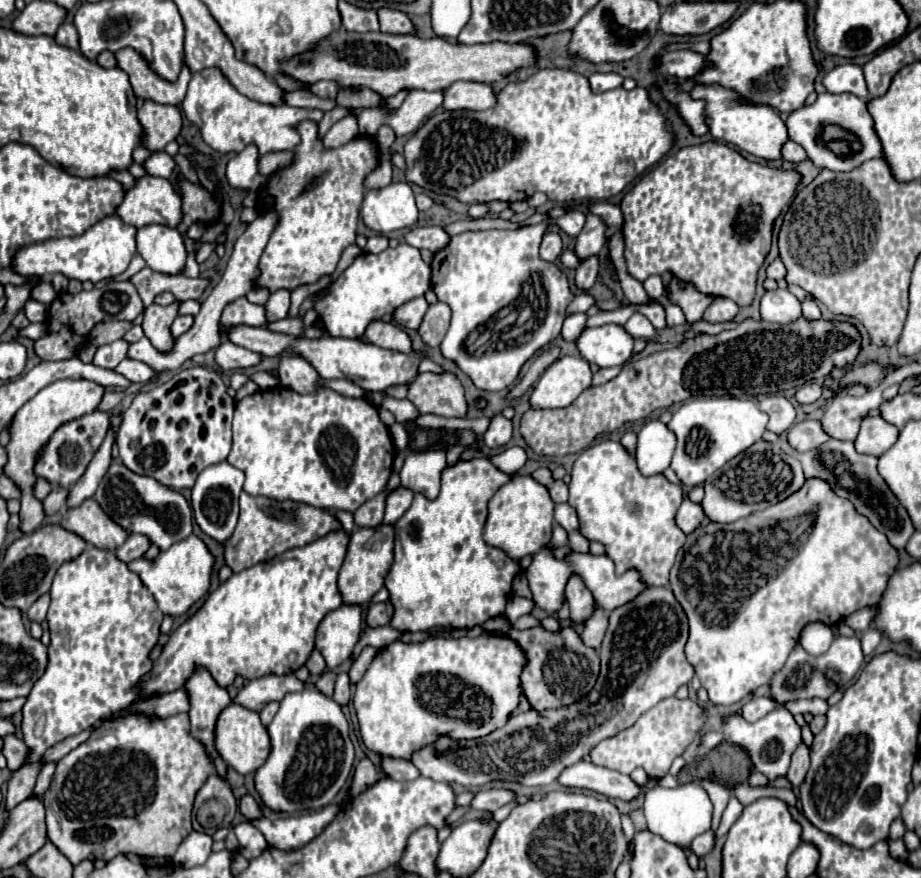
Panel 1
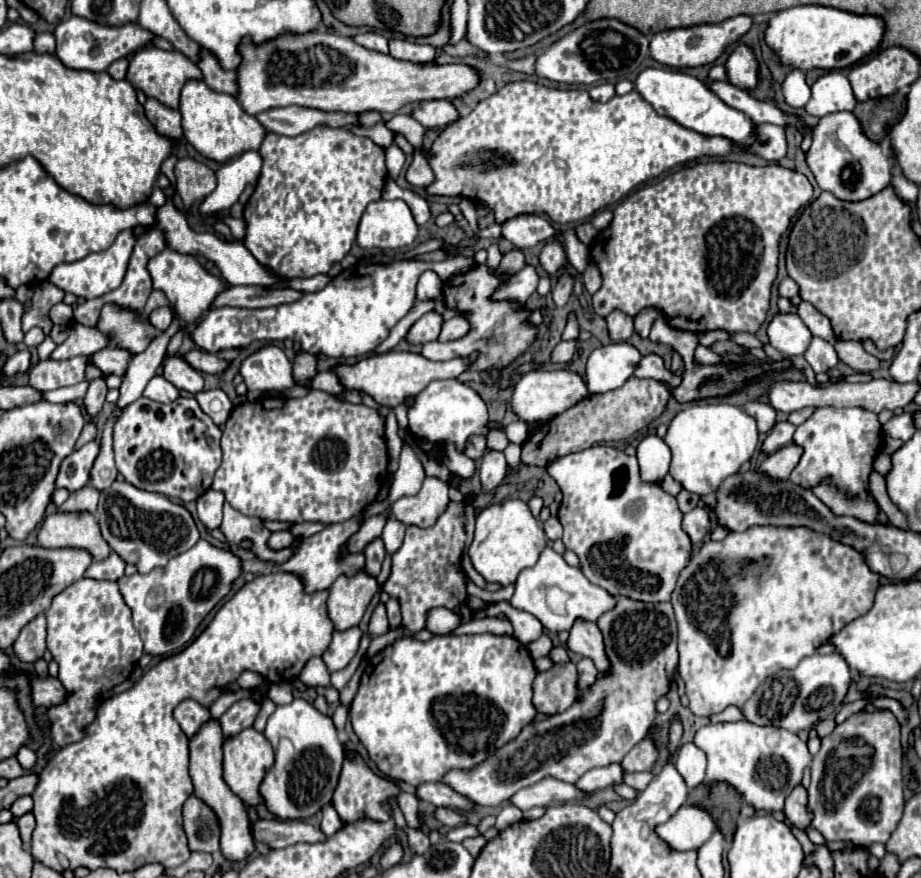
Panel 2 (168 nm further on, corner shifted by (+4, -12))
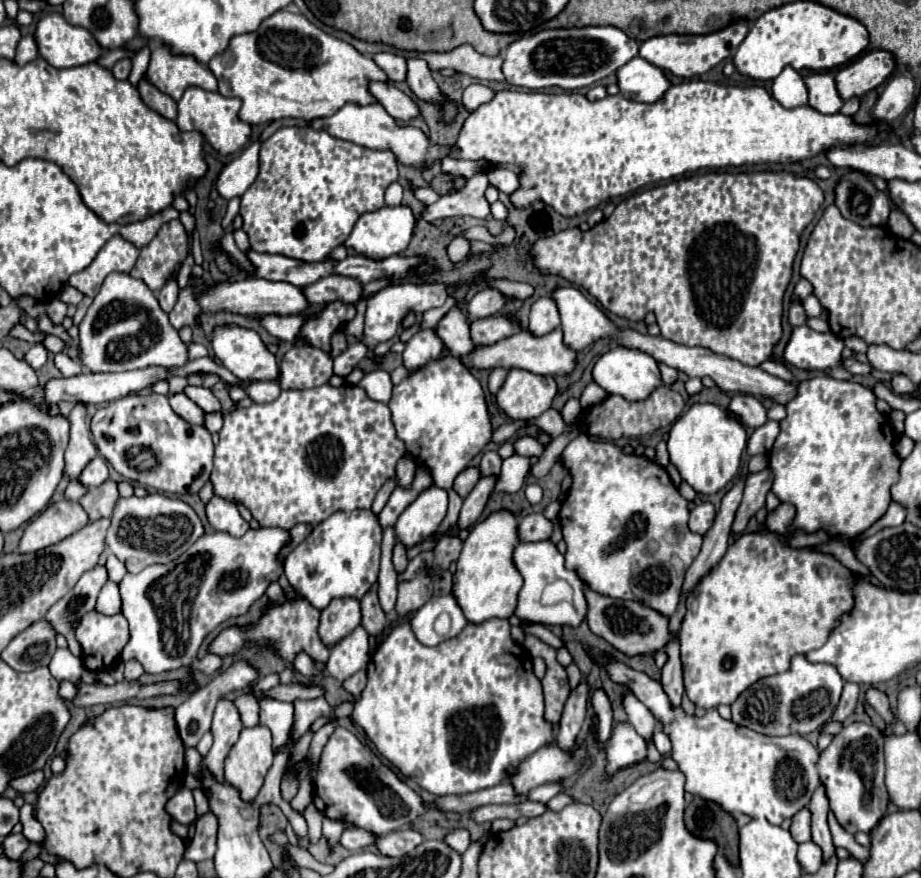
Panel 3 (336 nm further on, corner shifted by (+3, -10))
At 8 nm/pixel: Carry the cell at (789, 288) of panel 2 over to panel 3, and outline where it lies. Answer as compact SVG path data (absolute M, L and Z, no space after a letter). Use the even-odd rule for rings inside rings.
M801 278L801 280L795 284L795 288L793 288L793 296L797 296L799 300L805 300L811 292L813 292L813 286L811 286L811 282L807 282L805 278Z

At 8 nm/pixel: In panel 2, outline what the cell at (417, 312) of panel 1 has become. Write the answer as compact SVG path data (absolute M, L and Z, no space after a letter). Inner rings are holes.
M428 312L418 322L412 324L412 328L408 330L406 338L412 344L424 344L424 342L430 342L430 340L438 340L442 324L444 324L444 318L440 314Z

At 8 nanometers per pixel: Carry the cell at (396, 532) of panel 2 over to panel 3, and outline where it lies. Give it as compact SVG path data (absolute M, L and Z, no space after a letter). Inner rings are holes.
M397 540L397 544L393 546L393 564L397 572L403 572L407 566L407 556L405 556L405 548L401 548L401 542Z

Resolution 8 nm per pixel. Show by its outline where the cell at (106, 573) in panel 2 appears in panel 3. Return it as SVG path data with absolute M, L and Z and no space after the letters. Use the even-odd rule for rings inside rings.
M95 566L89 572L85 572L79 582L47 612L47 620L53 624L55 632L63 634L67 638L69 650L75 656L81 656L81 648L73 638L73 624L89 610L95 608L97 594L101 592L103 584L107 582L107 568L105 566Z

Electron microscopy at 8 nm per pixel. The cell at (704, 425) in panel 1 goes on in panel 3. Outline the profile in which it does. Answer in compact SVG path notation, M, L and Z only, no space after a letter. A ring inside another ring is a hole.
M693 404L687 412L683 412L677 422L673 424L671 432L669 432L669 440L667 440L667 452L671 458L671 464L679 470L681 478L699 494L715 494L717 490L721 490L727 482L731 482L741 466L741 456L747 448L747 430L745 424L741 424L741 420L737 420L737 416L733 416L733 412L729 412L727 408L719 406L719 404Z

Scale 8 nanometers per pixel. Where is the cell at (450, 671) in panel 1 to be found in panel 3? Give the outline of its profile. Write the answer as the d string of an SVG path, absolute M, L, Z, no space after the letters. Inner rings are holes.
M493 618L493 620L485 620L481 624L467 624L463 628L463 632L451 640L445 640L433 648L421 644L409 622L401 622L397 624L385 638L383 642L379 642L375 654L371 656L371 662L367 666L367 686L361 692L361 698L355 702L355 710L353 710L353 722L359 724L367 738L375 744L375 748L379 750L379 754L383 758L387 758L393 766L399 768L399 772L407 778L413 778L423 790L431 792L431 794L439 794L439 796L447 796L447 794L461 794L461 792L475 792L481 788L489 788L495 784L505 782L507 772L513 770L513 766L527 758L529 754L533 754L539 746L547 744L553 738L553 726L545 720L543 716L543 692L541 692L541 680L535 676L533 672L533 658L529 656L529 652L525 652L525 648L521 644L517 644L511 634L509 634L509 622L505 618Z

